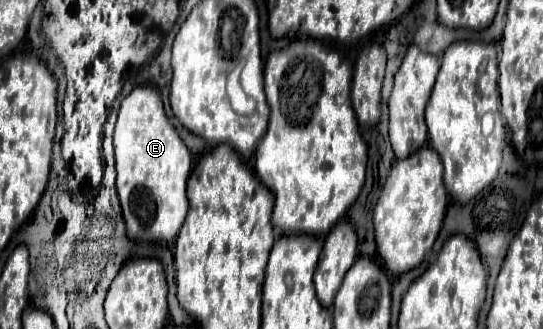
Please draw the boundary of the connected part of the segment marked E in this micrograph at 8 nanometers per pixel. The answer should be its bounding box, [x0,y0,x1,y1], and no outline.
[114,87,192,243]

